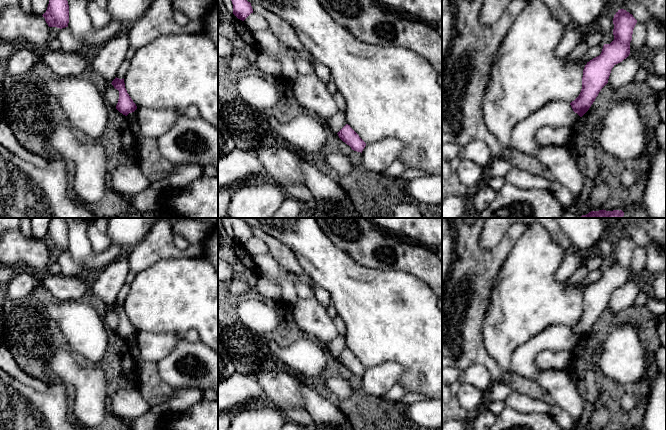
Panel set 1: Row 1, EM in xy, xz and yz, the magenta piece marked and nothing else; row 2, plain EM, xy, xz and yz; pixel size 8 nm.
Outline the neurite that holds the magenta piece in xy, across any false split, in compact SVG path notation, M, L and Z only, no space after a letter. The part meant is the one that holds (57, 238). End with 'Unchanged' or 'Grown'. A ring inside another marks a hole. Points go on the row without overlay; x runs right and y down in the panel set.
M51 218L47 234L42 240L49 251L68 251L69 229L65 218Z. Unchanged

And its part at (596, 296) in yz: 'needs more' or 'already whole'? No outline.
already whole

